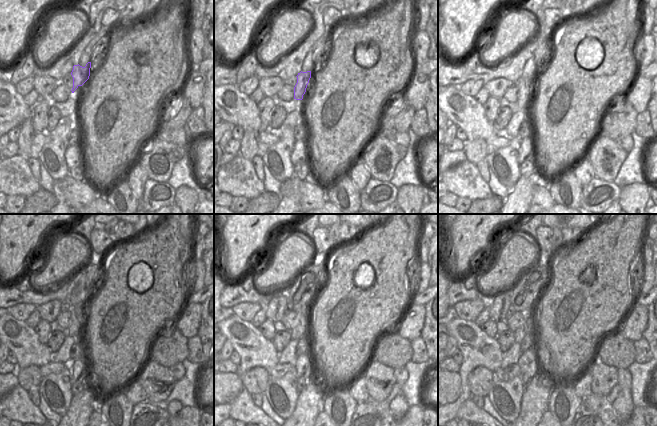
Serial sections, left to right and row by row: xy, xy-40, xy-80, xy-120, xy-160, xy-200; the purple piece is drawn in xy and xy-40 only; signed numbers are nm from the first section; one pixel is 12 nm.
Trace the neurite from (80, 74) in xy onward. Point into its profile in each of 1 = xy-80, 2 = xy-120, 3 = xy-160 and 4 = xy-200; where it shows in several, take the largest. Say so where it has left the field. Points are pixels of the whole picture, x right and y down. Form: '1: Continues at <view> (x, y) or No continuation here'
1: Continues at xy-80 (524, 85)
2: Continues at xy-120 (76, 311)
3: Continues at xy-160 (299, 331)
4: Continues at xy-200 (519, 334).

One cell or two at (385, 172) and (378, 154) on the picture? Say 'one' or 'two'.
one

